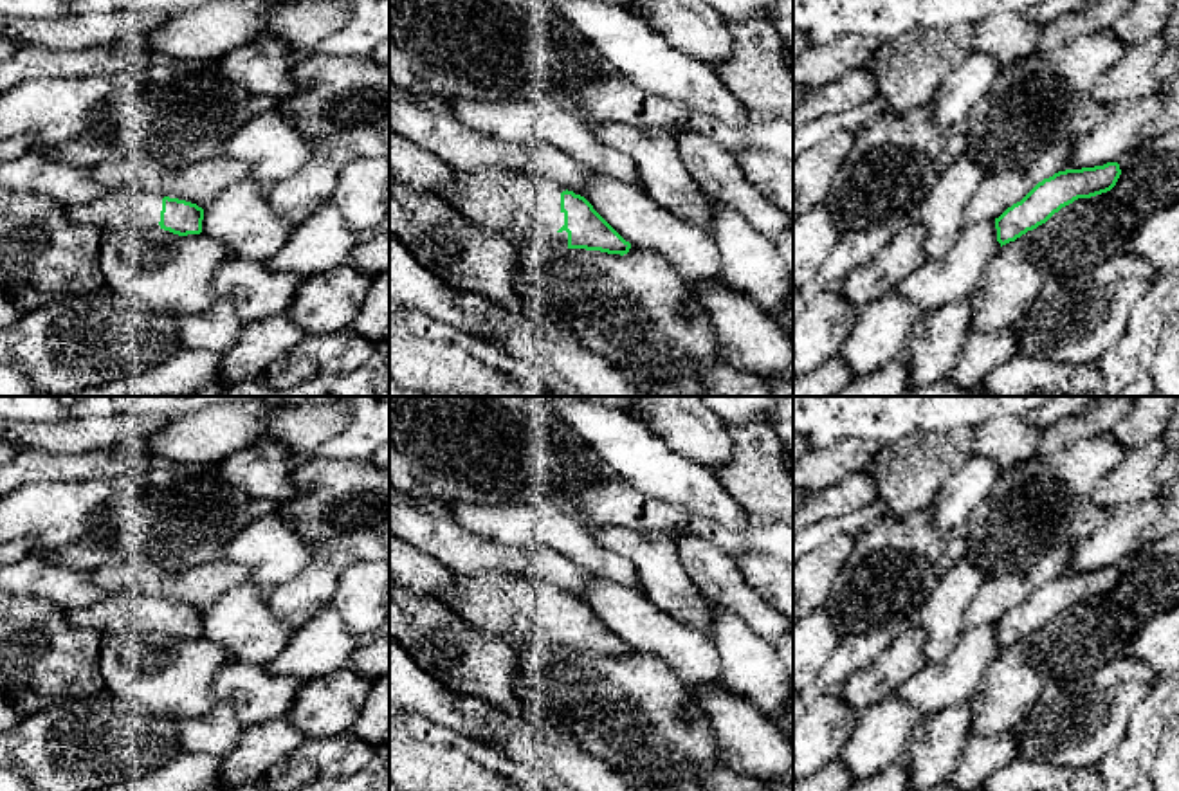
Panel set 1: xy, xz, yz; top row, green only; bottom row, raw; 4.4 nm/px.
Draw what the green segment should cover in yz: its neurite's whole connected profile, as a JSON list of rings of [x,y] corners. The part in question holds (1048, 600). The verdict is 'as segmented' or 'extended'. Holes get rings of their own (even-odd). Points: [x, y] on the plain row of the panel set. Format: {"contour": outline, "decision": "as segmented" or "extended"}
{"contour": [[[1118,566],[1065,573],[1038,586],[1020,605],[995,622],[997,645],[1015,645],[1028,634],[1046,627],[1062,611],[1078,602],[1091,602],[1110,595],[1121,578]]], "decision": "as segmented"}

